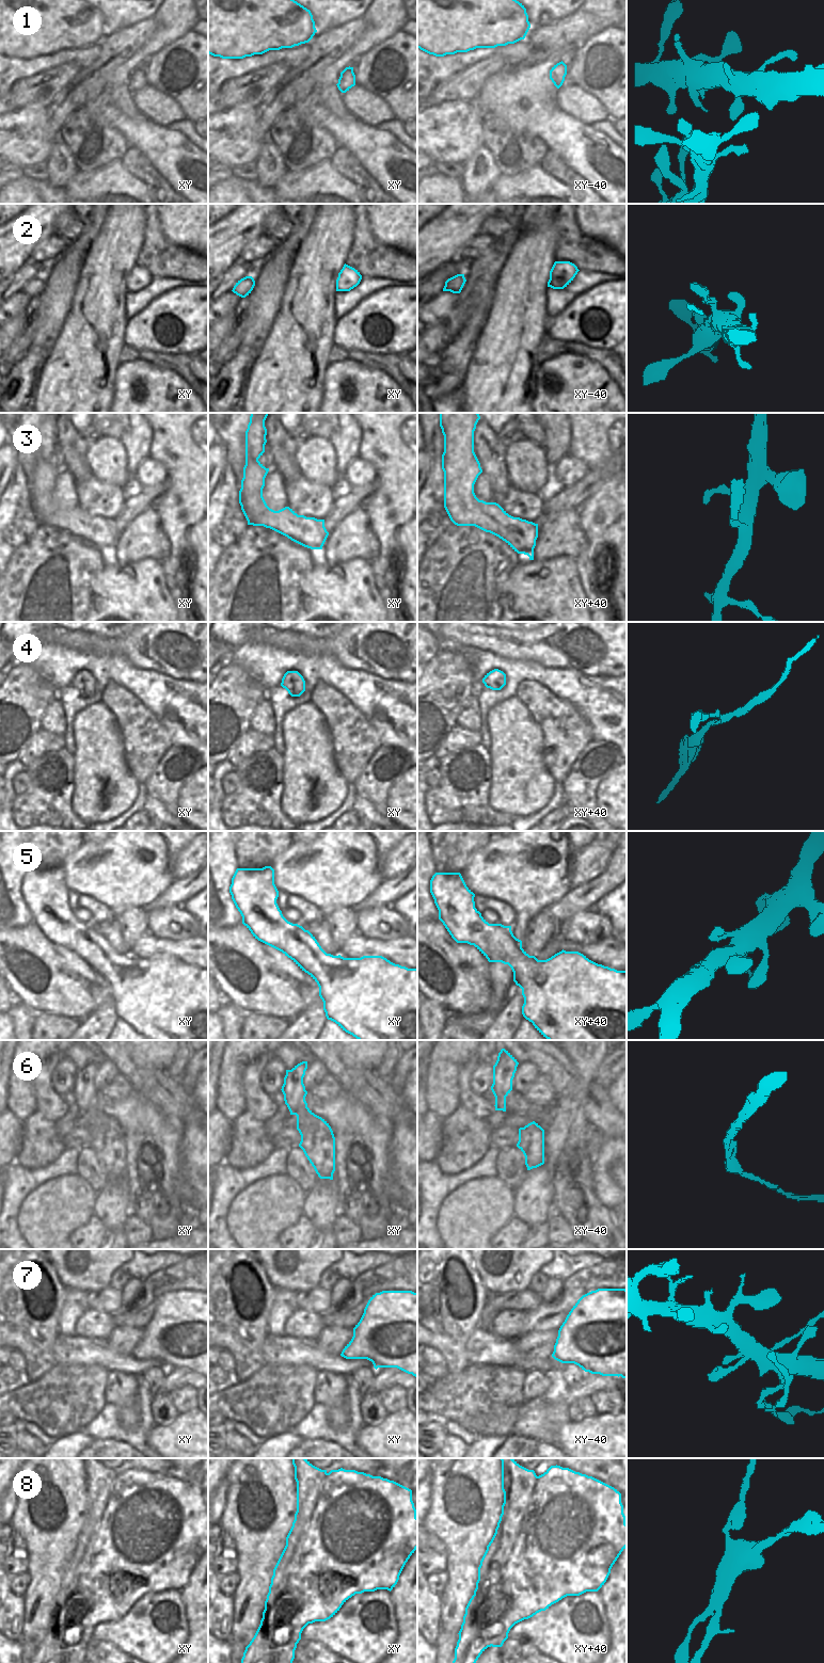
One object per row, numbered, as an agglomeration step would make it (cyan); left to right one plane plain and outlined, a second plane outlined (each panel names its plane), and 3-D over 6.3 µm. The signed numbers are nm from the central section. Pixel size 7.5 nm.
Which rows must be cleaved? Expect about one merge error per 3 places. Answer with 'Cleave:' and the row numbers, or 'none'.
Cleave: 8

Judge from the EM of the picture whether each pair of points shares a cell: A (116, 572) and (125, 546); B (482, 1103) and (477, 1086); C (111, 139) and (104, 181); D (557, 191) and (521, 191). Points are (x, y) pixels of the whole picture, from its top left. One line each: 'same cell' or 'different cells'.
A: different cells
B: different cells
C: different cells
D: same cell

